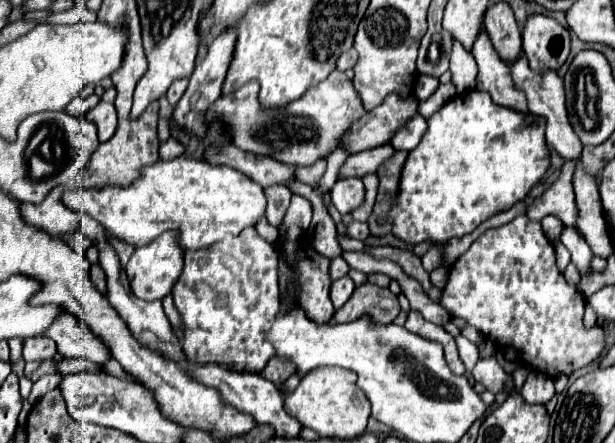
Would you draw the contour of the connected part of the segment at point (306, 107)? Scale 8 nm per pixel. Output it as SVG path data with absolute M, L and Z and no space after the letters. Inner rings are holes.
M334 70L324 82L310 88L304 96L290 102L286 108L264 110L258 104L258 84L250 82L228 96L220 96L206 112L206 120L220 116L232 128L232 142L248 152L272 156L284 164L310 166L334 152L350 130L366 114L364 102L356 92L352 80L344 72Z

